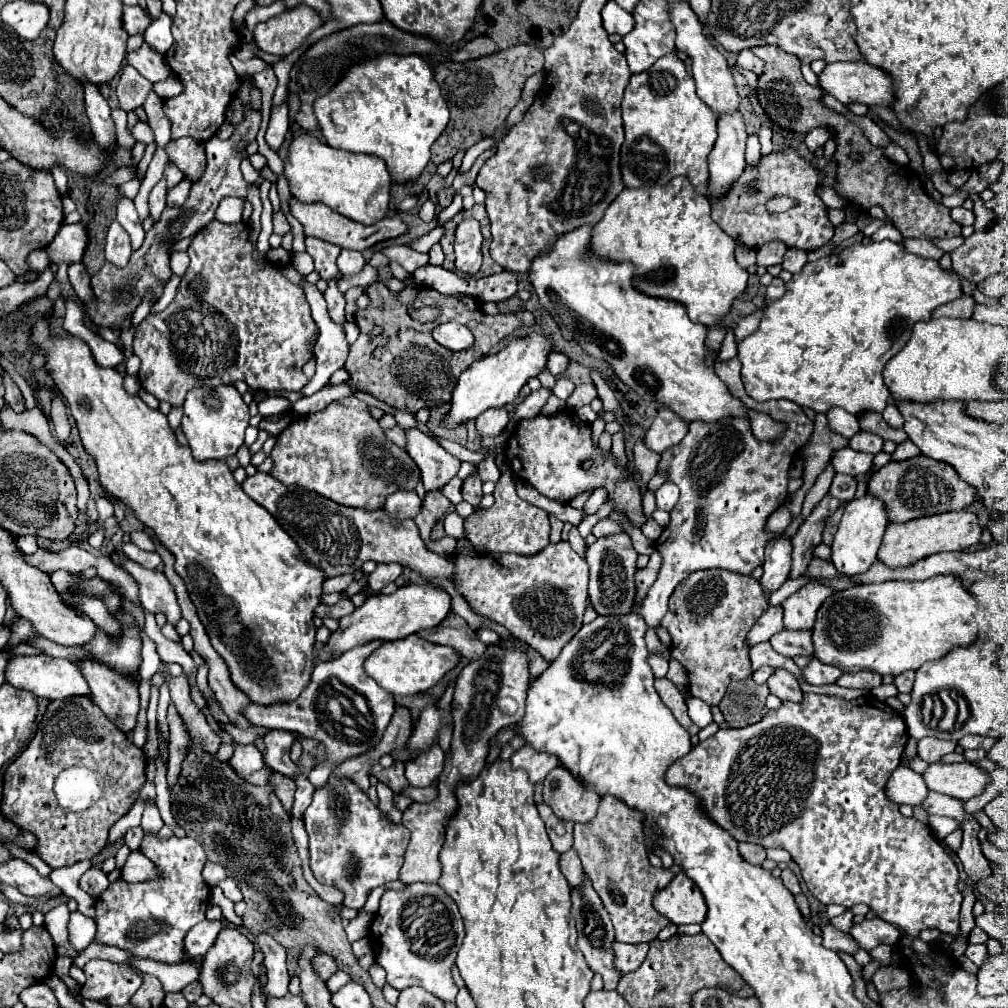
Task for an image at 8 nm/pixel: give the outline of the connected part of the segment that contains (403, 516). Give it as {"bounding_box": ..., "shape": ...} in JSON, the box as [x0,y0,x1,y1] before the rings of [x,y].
{"bounding_box":[384,490,420,520],"shape":[[[398,490],[394,494],[388,496],[384,510],[396,518],[396,520],[408,520],[414,518],[420,512],[420,498],[416,492],[406,492],[406,490]]]}

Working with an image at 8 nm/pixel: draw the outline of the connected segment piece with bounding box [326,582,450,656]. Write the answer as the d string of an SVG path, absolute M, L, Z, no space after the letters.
M406 584L398 588L394 594L372 594L366 598L366 602L356 608L352 614L344 616L340 620L340 628L332 632L330 642L326 644L326 650L334 656L344 654L346 650L366 644L368 640L400 640L410 634L418 634L420 630L438 626L450 612L450 594L442 588L436 588L432 584Z

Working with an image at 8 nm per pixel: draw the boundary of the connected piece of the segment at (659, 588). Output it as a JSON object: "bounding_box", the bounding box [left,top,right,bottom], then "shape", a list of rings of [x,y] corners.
{"bounding_box":[638,358,814,628],"shape":[[[732,358],[726,362],[716,360],[714,372],[726,384],[728,392],[734,398],[742,400],[742,404],[748,410],[764,412],[770,418],[774,418],[776,422],[786,424],[786,432],[778,440],[774,440],[774,444],[766,444],[766,442],[760,442],[758,438],[754,438],[754,434],[750,434],[748,420],[726,418],[726,420],[716,420],[714,424],[702,424],[702,420],[694,420],[694,424],[690,424],[690,430],[682,438],[682,442],[668,448],[662,454],[662,460],[658,466],[668,470],[668,480],[672,480],[680,488],[680,498],[678,498],[678,504],[670,512],[670,516],[672,516],[670,524],[664,528],[664,532],[656,540],[656,550],[662,554],[662,560],[664,560],[662,568],[658,572],[656,582],[648,588],[648,594],[644,596],[644,600],[638,606],[638,614],[646,620],[646,624],[650,628],[660,626],[662,616],[668,612],[668,598],[672,596],[676,584],[680,580],[684,580],[688,574],[692,574],[696,570],[708,570],[708,568],[726,568],[726,570],[732,570],[738,574],[750,574],[754,568],[764,564],[764,548],[770,540],[774,540],[774,536],[778,536],[778,534],[766,530],[766,520],[770,518],[770,514],[774,510],[778,510],[782,506],[782,502],[786,502],[790,464],[794,460],[794,454],[808,442],[812,428],[814,428],[814,424],[806,418],[802,408],[790,400],[770,400],[770,402],[752,400],[744,392],[744,386],[740,380],[740,360],[738,358]]]}

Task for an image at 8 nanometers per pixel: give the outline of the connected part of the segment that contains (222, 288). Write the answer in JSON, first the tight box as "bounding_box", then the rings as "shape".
{"bounding_box":[134,220,318,406],"shape":[[[212,220],[198,232],[188,250],[190,266],[180,280],[176,298],[160,314],[148,316],[136,330],[134,354],[142,360],[138,372],[142,386],[158,400],[168,400],[172,406],[180,406],[190,388],[212,388],[218,384],[232,384],[236,380],[244,380],[258,392],[300,392],[308,384],[302,366],[314,356],[312,340],[318,334],[304,290],[288,282],[270,262],[256,264],[252,260],[248,226],[242,222],[222,224]]]}

